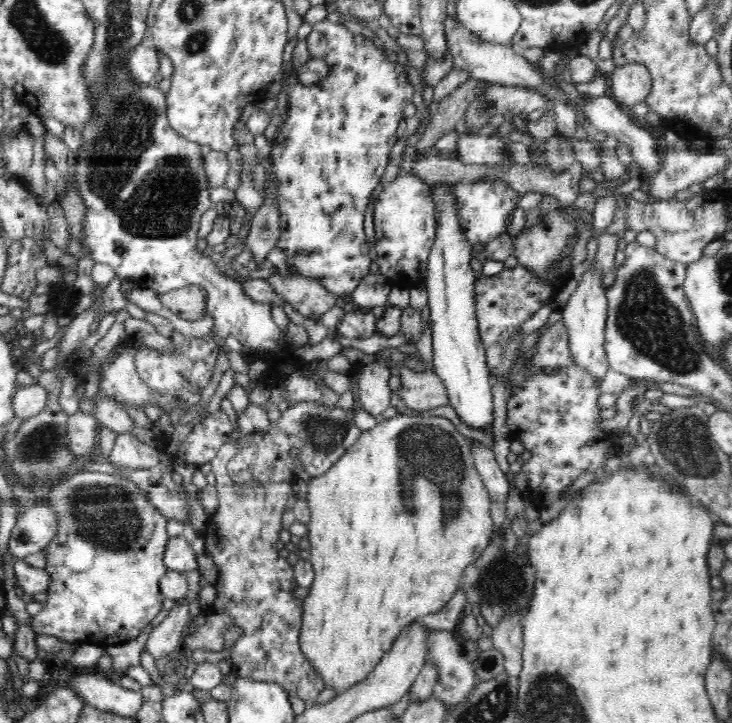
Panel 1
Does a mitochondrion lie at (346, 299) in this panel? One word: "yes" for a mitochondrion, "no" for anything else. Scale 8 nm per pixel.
no

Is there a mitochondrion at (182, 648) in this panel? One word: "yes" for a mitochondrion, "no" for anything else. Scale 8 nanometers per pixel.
no

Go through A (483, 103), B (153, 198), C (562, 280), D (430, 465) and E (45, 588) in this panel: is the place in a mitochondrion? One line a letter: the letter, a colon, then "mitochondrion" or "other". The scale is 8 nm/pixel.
A: mitochondrion
B: mitochondrion
C: other
D: mitochondrion
E: other

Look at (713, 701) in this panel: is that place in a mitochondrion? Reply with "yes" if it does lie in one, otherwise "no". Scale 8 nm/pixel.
no

